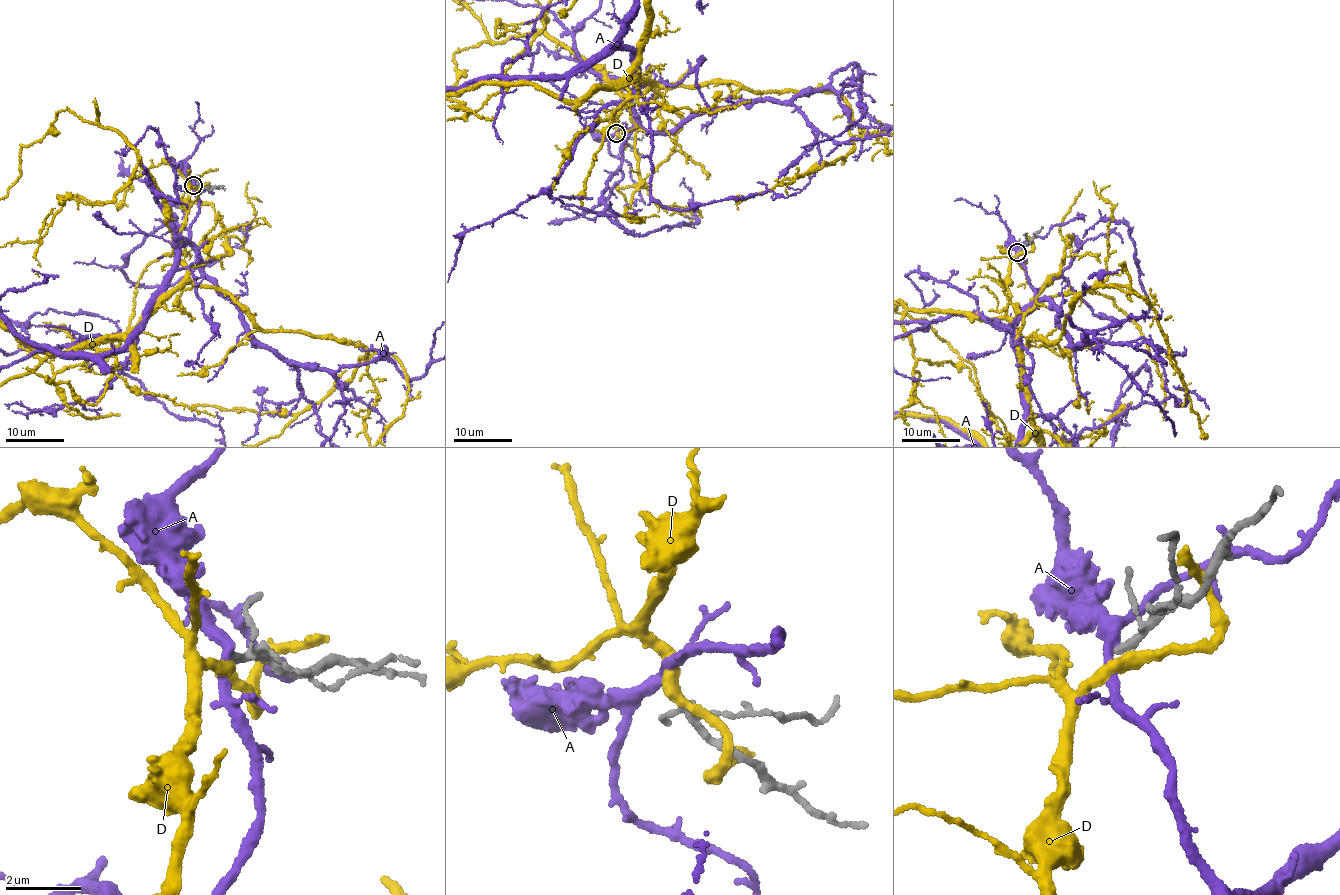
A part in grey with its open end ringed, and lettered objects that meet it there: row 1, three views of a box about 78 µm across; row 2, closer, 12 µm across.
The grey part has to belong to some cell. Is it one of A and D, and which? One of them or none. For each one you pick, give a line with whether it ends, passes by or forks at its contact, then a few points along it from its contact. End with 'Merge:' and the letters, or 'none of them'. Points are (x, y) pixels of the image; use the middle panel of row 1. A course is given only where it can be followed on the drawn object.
Merge: none of them

